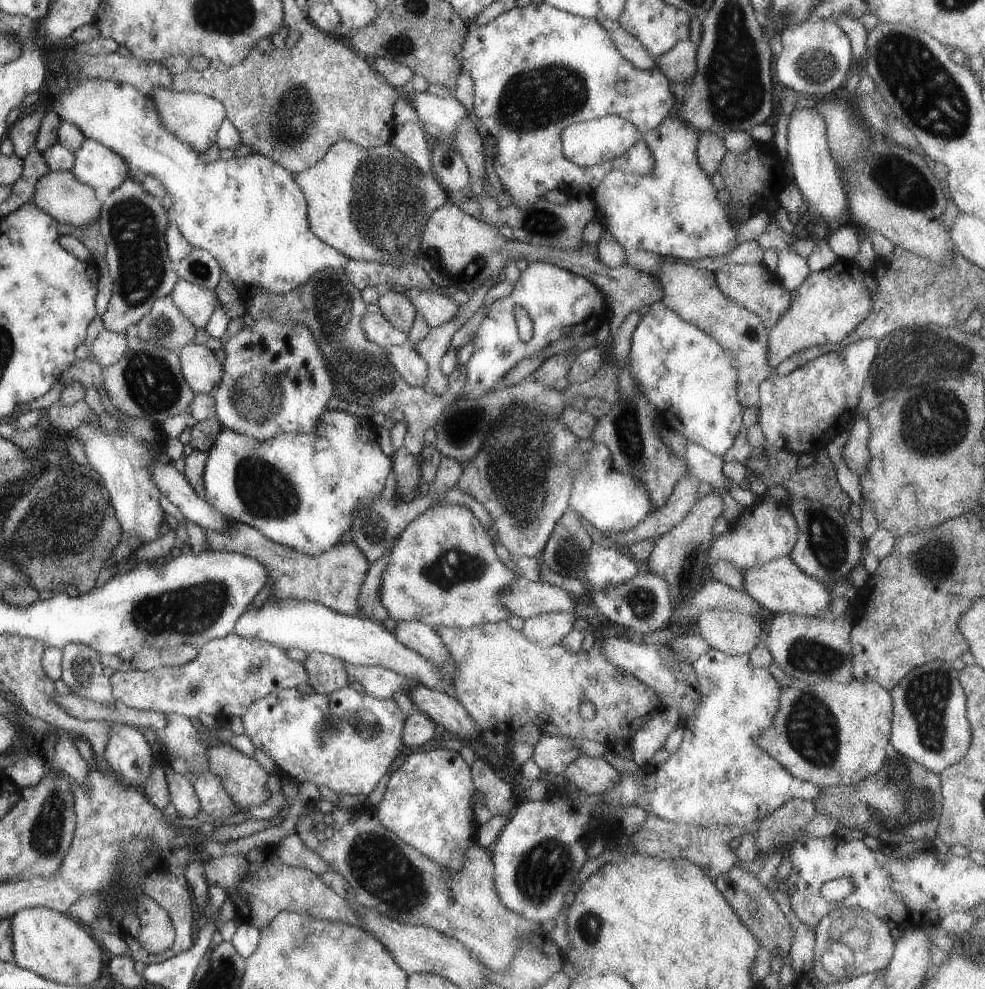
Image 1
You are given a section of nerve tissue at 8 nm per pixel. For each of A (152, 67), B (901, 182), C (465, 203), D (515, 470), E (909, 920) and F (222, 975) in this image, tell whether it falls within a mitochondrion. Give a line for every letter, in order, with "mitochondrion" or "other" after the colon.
A: other
B: mitochondrion
C: other
D: mitochondrion
E: other
F: mitochondrion

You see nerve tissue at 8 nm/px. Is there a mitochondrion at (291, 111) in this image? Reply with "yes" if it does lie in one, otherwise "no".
yes

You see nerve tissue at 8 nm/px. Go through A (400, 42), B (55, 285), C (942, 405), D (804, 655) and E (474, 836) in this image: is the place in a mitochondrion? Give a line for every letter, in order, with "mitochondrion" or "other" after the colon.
A: mitochondrion
B: other
C: mitochondrion
D: mitochondrion
E: other

